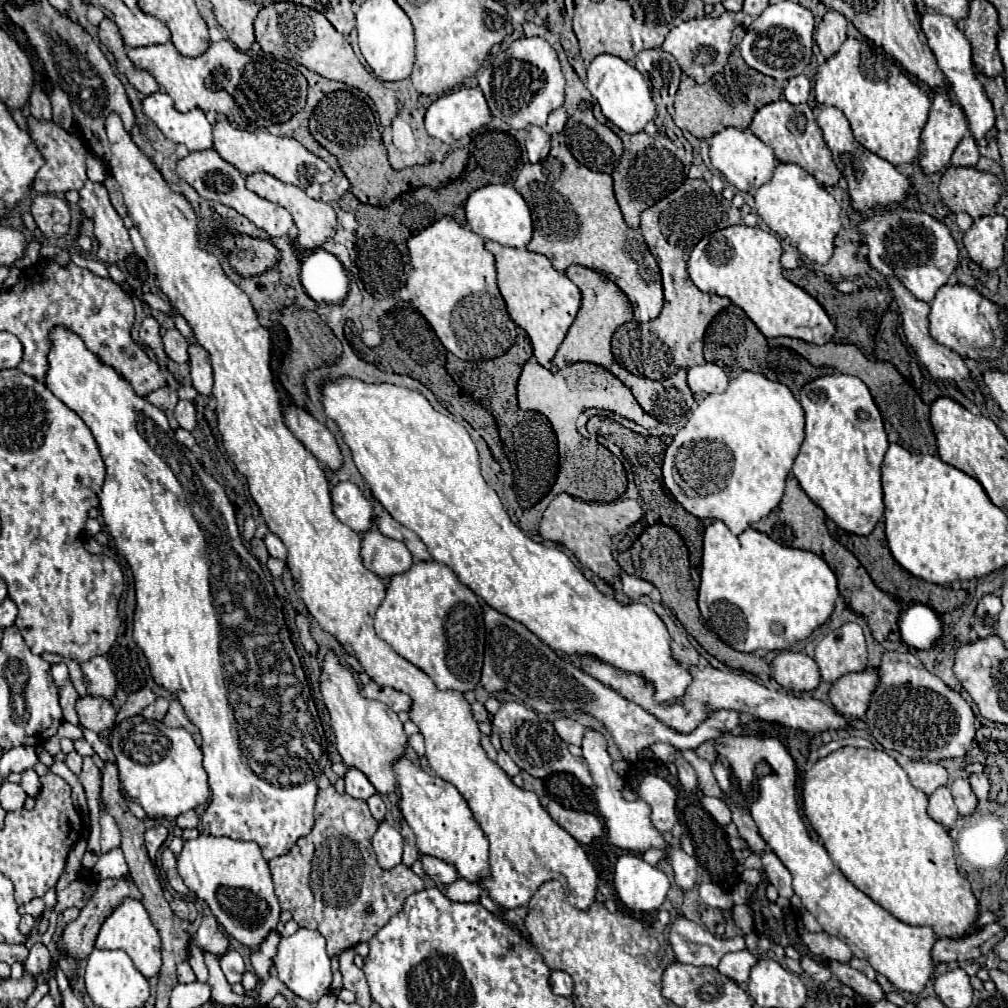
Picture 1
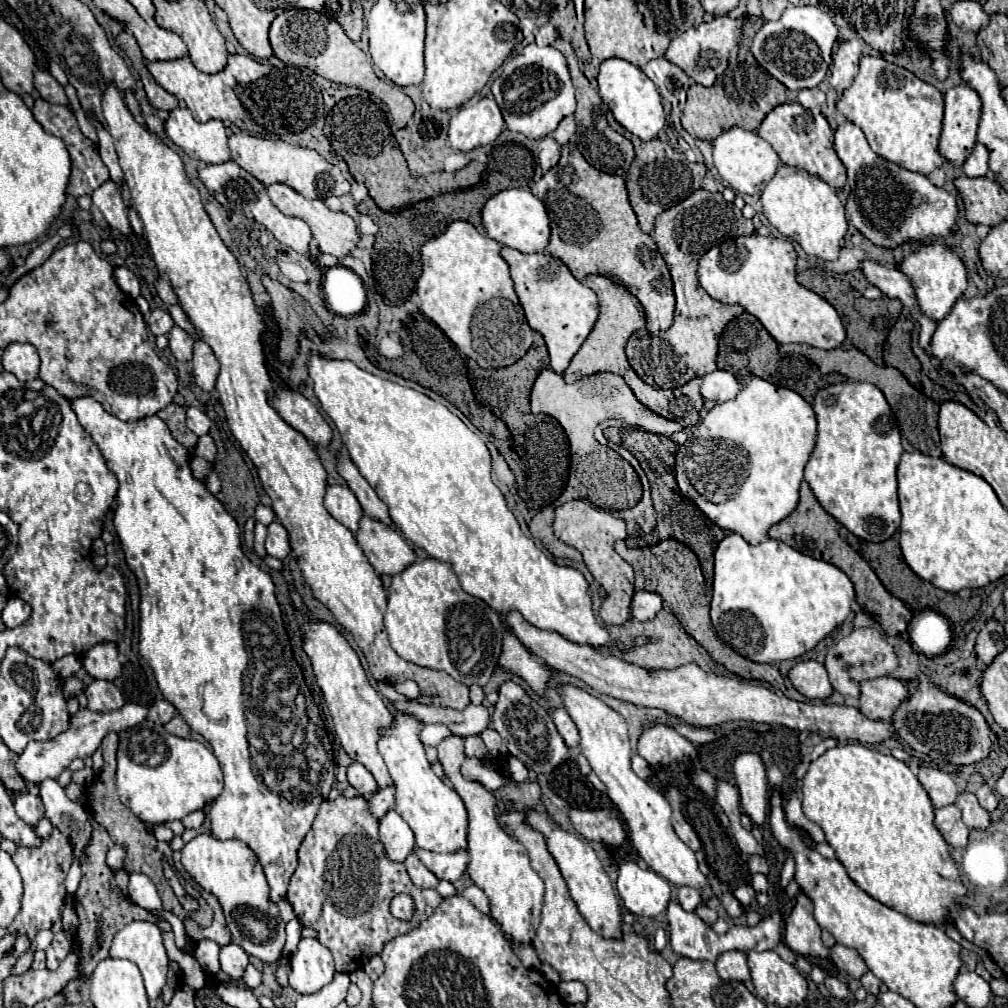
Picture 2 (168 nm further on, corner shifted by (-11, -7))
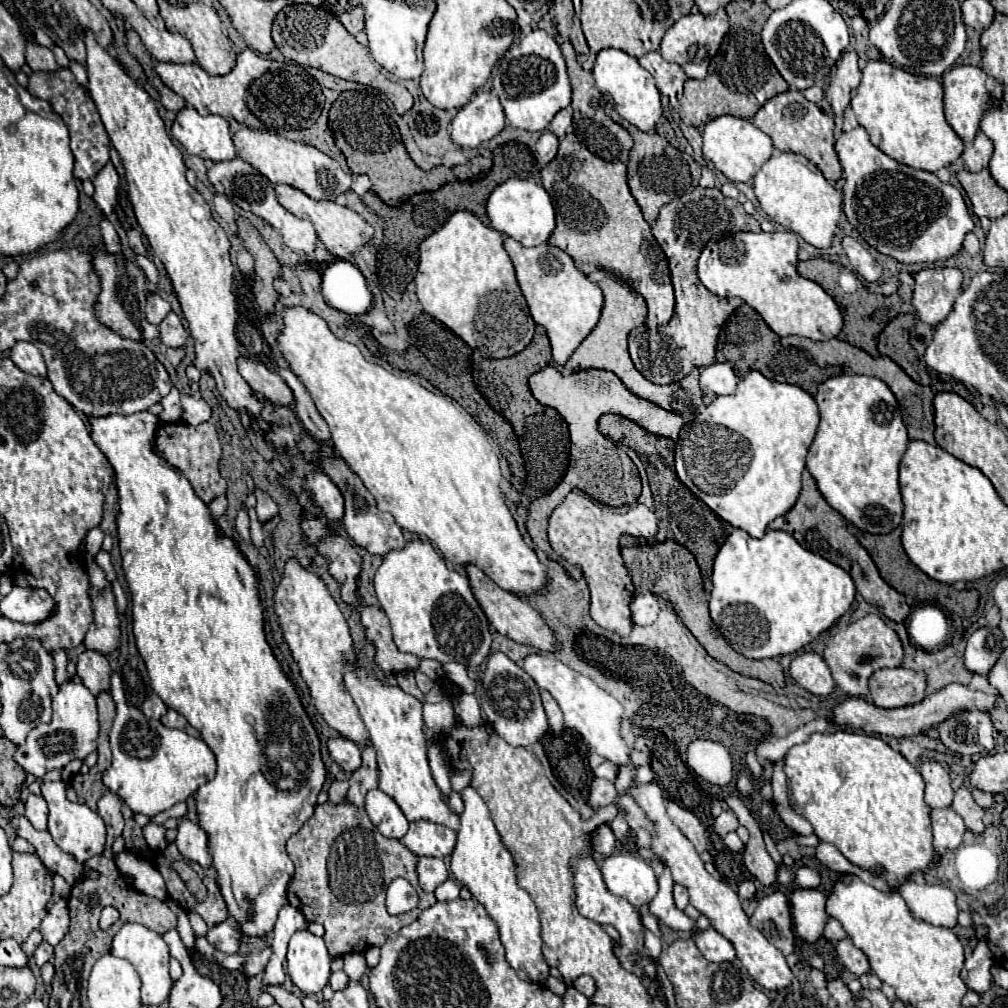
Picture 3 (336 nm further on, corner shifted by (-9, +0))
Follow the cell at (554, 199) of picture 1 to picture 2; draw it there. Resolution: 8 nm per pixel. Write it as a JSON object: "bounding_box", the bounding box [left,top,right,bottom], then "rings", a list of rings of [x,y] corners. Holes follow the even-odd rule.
{"bounding_box":[532,143,674,333],"rings":[[[568,143],[562,147],[562,157],[556,165],[556,179],[540,179],[532,193],[548,207],[552,219],[552,237],[546,247],[548,255],[564,261],[578,281],[590,273],[600,273],[624,285],[642,303],[650,333],[664,331],[672,325],[674,291],[670,271],[654,239],[638,227],[620,175],[594,169],[576,145]]]}

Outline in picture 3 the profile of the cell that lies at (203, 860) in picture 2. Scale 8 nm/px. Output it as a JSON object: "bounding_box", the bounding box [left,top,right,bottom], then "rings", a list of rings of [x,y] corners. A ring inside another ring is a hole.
{"bounding_box":[176,820,212,870],"rings":[[[180,820],[178,824],[178,836],[176,836],[176,846],[180,850],[182,856],[186,856],[192,862],[198,862],[204,870],[212,868],[212,860],[210,860],[210,842],[206,832],[190,822],[190,820]]]}

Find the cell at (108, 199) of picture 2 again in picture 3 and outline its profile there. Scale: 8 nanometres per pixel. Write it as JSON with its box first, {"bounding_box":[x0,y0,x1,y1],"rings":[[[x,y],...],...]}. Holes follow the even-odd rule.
{"bounding_box":[94,162,120,216],"rings":[[[108,162],[100,174],[94,178],[94,202],[96,202],[96,208],[100,210],[102,216],[108,216],[114,212],[114,206],[116,206],[116,198],[118,198],[118,184],[120,184],[120,178],[112,166],[112,162]]]}

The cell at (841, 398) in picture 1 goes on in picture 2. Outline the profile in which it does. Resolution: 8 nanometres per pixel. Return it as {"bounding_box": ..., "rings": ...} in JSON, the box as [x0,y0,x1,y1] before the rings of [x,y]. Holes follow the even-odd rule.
{"bounding_box":[804,381,904,541],"rings":[[[844,381],[818,391],[814,399],[814,413],[818,419],[818,441],[804,469],[804,481],[814,491],[818,503],[840,521],[850,533],[864,541],[886,541],[900,527],[900,509],[896,493],[896,467],[904,453],[896,417],[884,393],[872,383]]]}

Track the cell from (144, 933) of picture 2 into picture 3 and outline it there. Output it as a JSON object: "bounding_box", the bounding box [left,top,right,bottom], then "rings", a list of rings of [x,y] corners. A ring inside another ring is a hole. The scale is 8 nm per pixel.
{"bounding_box":[110,922,172,1006],"rings":[[[126,922],[116,932],[110,952],[114,956],[126,958],[126,960],[130,960],[134,964],[136,972],[142,978],[142,1004],[146,1004],[146,1006],[148,1004],[156,1004],[158,1006],[158,1004],[168,1000],[168,994],[170,994],[170,988],[172,988],[172,980],[170,980],[170,974],[168,974],[170,954],[168,954],[168,946],[166,946],[166,942],[162,940],[160,934],[150,932],[150,928],[146,928],[144,924]]]}

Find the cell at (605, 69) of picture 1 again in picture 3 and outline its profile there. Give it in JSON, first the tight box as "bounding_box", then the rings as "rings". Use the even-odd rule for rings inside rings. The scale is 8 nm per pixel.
{"bounding_box":[594,48,662,132],"rings":[[[606,48],[598,54],[596,64],[594,64],[594,80],[596,88],[602,92],[604,98],[608,98],[614,104],[614,110],[632,126],[636,126],[642,132],[652,130],[660,116],[662,116],[662,106],[660,106],[660,92],[654,84],[654,78],[650,76],[648,70],[644,70],[638,60],[622,50],[616,48]]]}

